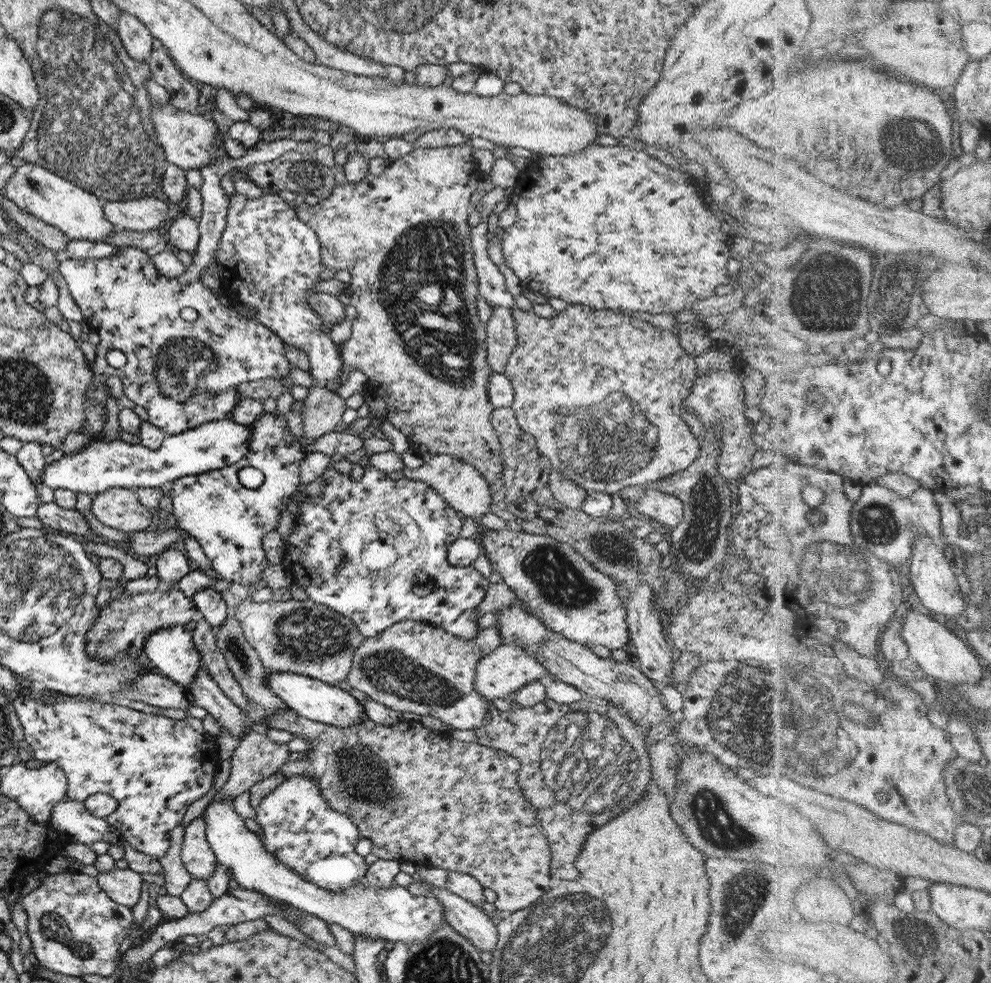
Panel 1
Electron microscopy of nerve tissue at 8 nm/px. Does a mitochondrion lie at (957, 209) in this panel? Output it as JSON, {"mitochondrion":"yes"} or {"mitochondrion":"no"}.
{"mitochondrion":"no"}

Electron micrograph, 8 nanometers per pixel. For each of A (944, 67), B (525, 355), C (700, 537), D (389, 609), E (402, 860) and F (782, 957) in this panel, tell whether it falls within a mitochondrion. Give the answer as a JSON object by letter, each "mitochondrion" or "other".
{"A":"other","B":"other","C":"mitochondrion","D":"other","E":"other","F":"other"}

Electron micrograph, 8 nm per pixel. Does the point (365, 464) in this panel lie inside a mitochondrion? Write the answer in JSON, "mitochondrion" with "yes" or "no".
{"mitochondrion":"no"}

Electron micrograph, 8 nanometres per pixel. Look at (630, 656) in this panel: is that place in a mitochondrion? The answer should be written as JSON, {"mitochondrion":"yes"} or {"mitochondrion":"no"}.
{"mitochondrion":"no"}

